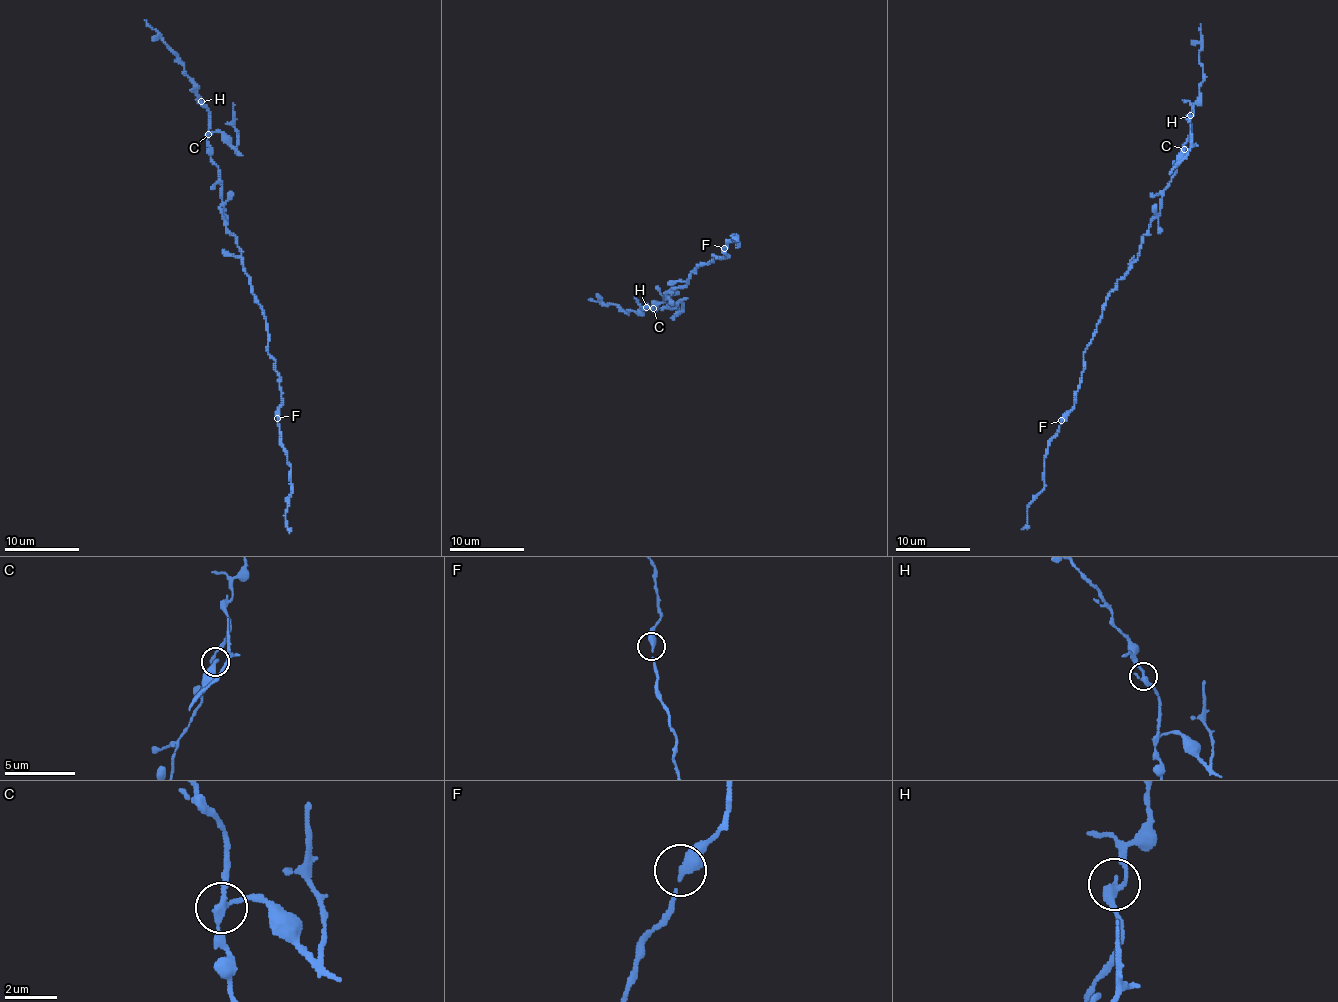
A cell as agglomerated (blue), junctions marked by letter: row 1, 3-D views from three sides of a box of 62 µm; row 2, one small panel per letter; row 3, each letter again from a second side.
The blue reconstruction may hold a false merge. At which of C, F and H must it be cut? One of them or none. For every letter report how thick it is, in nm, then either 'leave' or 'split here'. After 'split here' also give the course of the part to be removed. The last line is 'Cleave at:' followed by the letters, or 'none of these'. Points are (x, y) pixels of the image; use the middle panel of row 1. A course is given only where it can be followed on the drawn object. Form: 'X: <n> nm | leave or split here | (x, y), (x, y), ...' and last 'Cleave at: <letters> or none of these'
C: 220 nm | split here | (654, 309), (680, 302), (682, 310), (678, 312), (678, 307)
F: 320 nm | leave
H: 280 nm | leave
Cleave at: C

